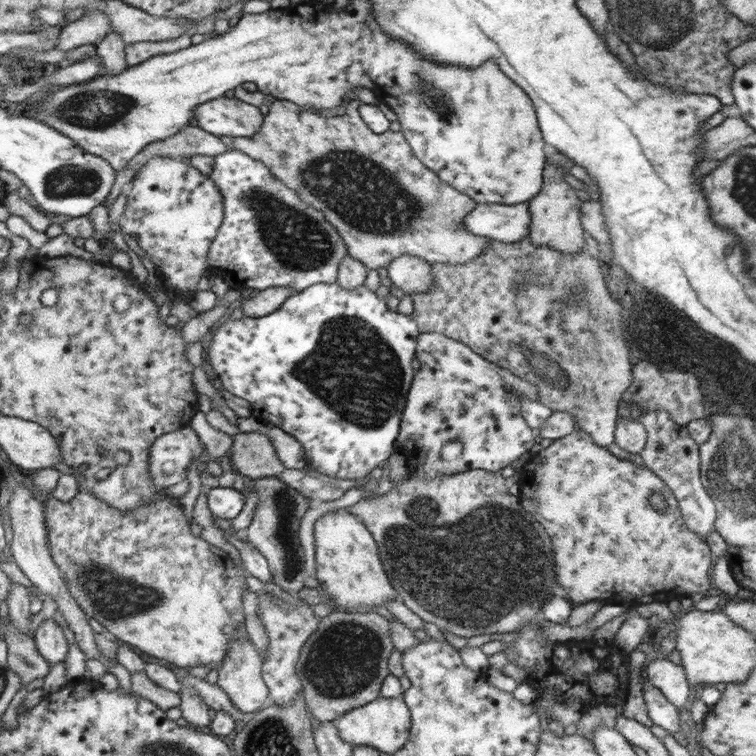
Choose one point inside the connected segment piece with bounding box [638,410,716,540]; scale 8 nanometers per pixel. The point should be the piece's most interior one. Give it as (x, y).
(668, 453)

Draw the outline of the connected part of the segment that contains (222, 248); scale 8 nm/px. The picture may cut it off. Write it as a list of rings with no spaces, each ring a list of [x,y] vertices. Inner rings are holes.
[[[233,148],[222,152],[214,157],[214,163],[212,171],[207,175],[219,188],[220,195],[223,196],[223,213],[224,220],[220,225],[219,232],[211,244],[208,269],[214,270],[221,279],[223,279],[227,287],[232,290],[241,291],[243,289],[251,288],[258,291],[266,290],[270,287],[287,287],[293,289],[295,294],[300,291],[304,291],[305,288],[312,287],[315,284],[332,284],[336,282],[336,276],[339,275],[339,267],[341,260],[347,255],[347,246],[343,242],[343,238],[336,232],[328,221],[325,221],[324,213],[313,208],[312,205],[308,205],[298,193],[293,192],[290,188],[287,188],[280,180],[277,180],[268,168],[268,165],[264,165],[261,161],[253,160],[248,154],[241,152],[239,149]]]

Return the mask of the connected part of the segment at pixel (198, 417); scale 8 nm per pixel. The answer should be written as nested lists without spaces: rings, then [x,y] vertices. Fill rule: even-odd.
[[[203,411],[193,414],[189,425],[199,436],[202,444],[205,444],[207,459],[219,458],[228,455],[232,445],[232,438],[228,434],[223,434],[207,424],[205,413]]]

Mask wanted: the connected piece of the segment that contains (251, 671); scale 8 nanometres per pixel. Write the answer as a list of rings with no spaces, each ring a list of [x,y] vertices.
[[[232,641],[224,662],[216,669],[216,685],[241,713],[253,713],[267,702],[267,688],[259,676],[261,658],[249,642]]]

